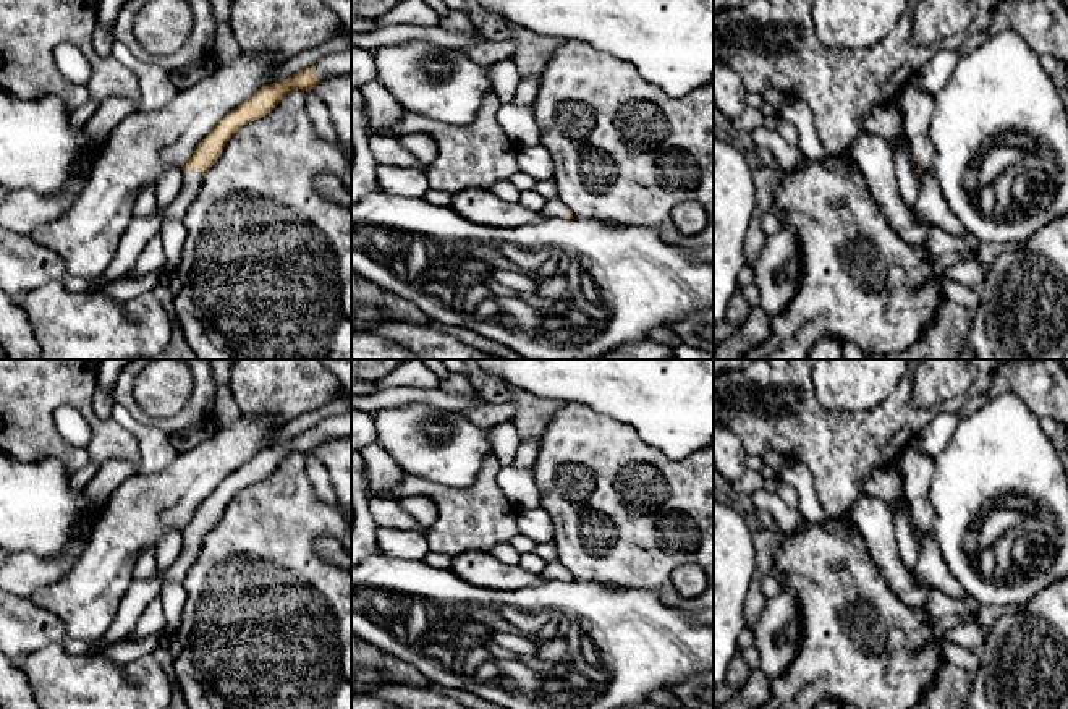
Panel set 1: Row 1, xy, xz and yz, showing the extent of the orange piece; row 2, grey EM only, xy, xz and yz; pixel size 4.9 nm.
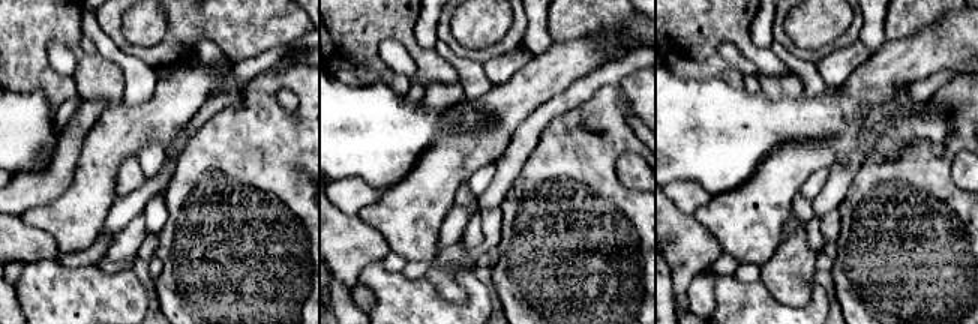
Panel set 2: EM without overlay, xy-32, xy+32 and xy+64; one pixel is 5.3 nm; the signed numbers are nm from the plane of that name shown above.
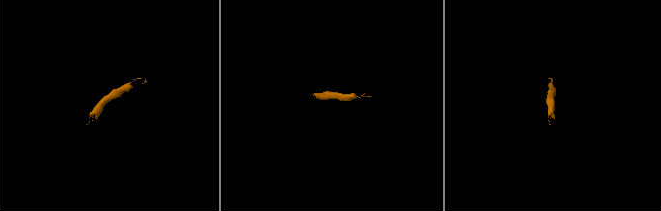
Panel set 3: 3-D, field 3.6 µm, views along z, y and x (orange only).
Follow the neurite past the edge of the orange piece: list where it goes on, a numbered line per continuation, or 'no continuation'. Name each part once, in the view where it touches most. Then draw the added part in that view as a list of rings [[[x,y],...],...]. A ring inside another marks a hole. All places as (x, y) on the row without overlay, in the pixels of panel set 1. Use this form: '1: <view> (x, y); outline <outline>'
1: xy (337, 426); outline [[[351,413],[328,416],[312,427],[320,440],[351,437]]]
2: xy (191, 541); outline [[[201,531],[183,534],[181,552],[178,558],[172,563],[172,567],[167,570],[167,583],[183,583],[202,547],[202,542],[204,536],[201,534]]]

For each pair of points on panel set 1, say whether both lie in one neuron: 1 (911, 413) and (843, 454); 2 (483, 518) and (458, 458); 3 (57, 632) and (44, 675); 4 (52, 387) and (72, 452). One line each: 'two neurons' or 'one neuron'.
1: one neuron
2: two neurons
3: two neurons
4: one neuron

